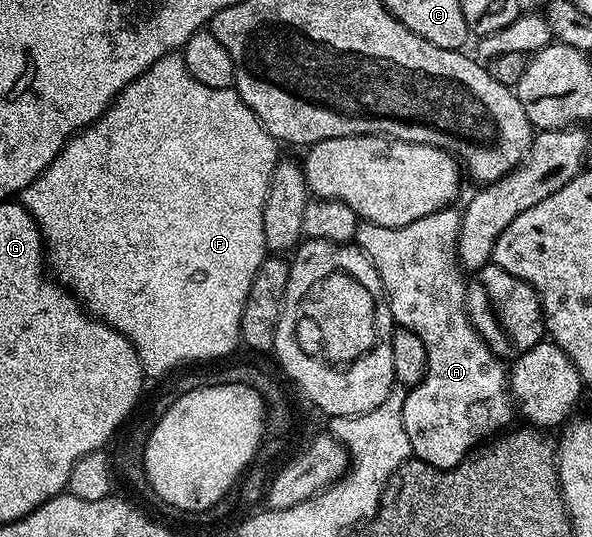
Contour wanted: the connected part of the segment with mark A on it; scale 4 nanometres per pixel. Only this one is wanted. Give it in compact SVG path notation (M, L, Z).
M448 207L413 223L405 223L405 227L381 227L372 221L363 221L357 227L354 239L354 244L363 250L373 267L377 267L396 326L413 331L413 335L425 343L429 367L425 371L425 379L407 389L403 418L412 454L438 469L457 467L457 463L467 458L472 449L506 430L512 424L511 413L513 417L508 366L484 343L467 317L467 281L457 256L460 216L458 208Z

